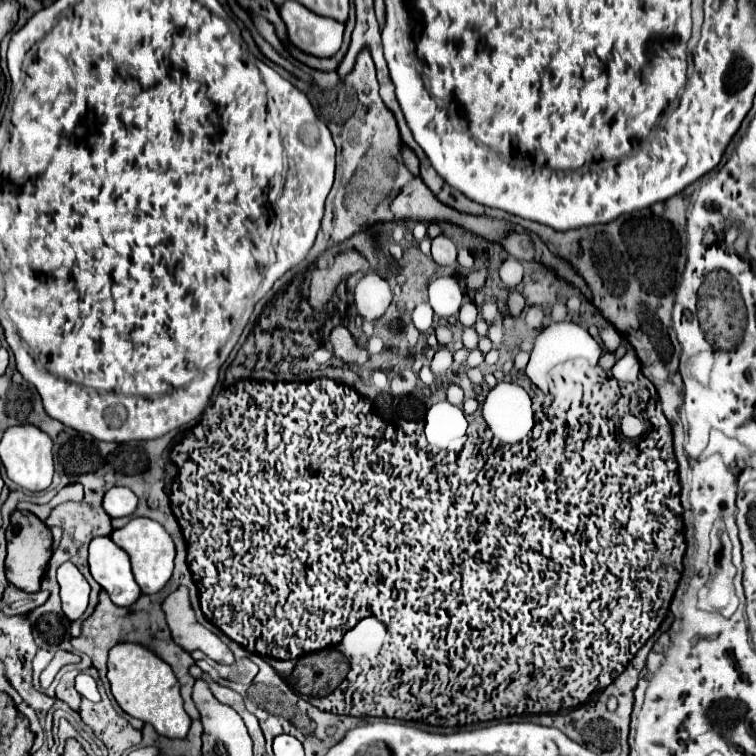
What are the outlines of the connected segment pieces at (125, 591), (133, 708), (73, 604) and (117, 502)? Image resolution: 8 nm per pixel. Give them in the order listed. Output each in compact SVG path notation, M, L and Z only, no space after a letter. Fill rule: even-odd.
M95 537L89 545L89 567L93 579L109 593L119 607L133 605L141 589L131 573L129 555L111 537Z
M117 643L109 651L107 679L111 683L111 693L121 705L121 709L145 723L151 723L159 735L165 737L185 737L191 725L191 717L183 709L183 699L179 693L179 681L163 659L159 659L151 649L141 643Z
M67 561L57 569L57 581L61 585L61 603L63 613L69 621L75 621L83 615L89 603L89 583L75 563Z
M113 487L105 493L103 505L111 517L125 517L135 513L137 501L137 495L129 487Z

